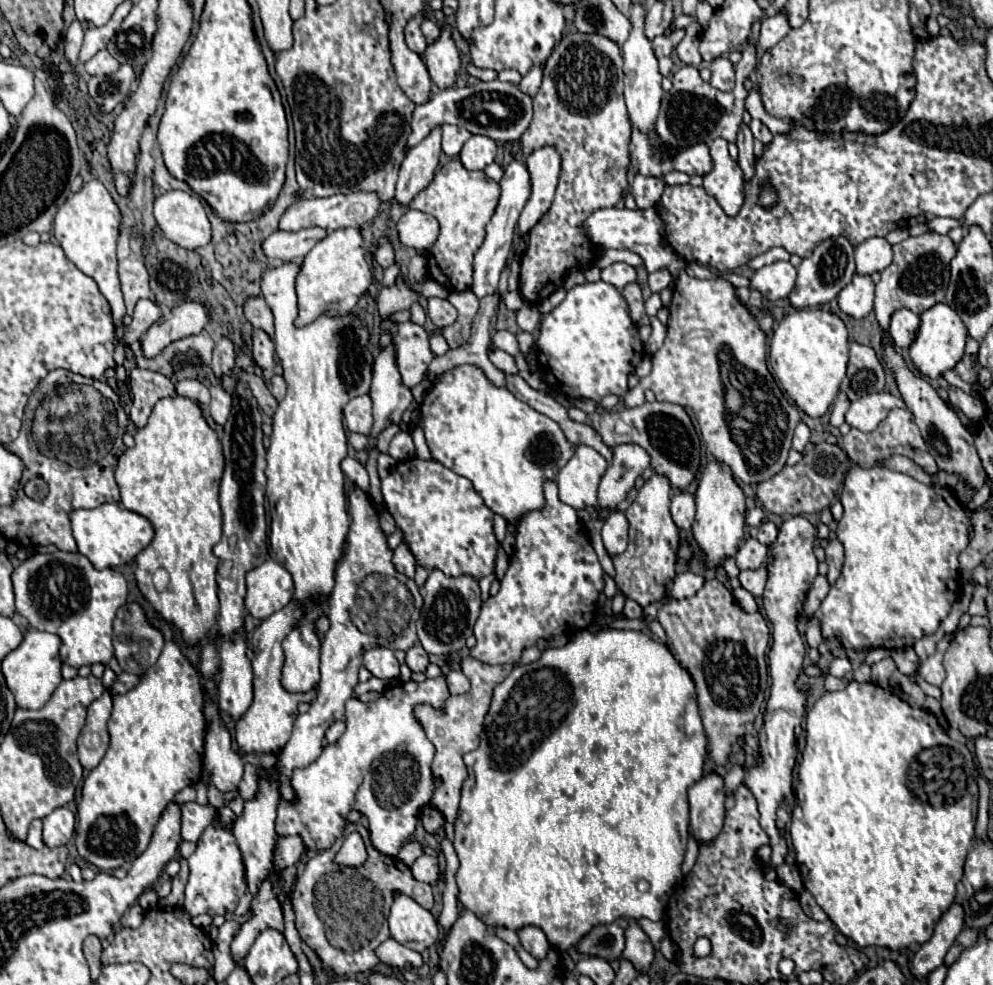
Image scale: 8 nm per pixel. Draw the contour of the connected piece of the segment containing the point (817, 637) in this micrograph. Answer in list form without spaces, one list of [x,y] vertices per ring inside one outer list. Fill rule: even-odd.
[[[816,615],[808,617],[808,623],[806,623],[806,643],[810,647],[818,647],[822,643],[822,629],[820,629],[820,619]]]

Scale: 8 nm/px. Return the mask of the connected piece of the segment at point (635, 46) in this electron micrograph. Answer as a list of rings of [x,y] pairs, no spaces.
[[[634,3],[632,5],[632,31],[628,41],[622,45],[624,53],[624,97],[626,97],[626,107],[628,115],[634,127],[638,127],[644,133],[650,133],[654,129],[658,111],[660,111],[660,101],[662,101],[662,75],[658,71],[658,59],[652,51],[652,41],[644,33],[644,21],[646,21],[646,5],[644,3]]]

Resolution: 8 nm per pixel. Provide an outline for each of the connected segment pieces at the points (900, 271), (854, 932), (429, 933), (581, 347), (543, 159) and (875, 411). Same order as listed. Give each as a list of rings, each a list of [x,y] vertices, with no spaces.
[[[924,233],[920,237],[908,237],[906,241],[892,247],[894,261],[882,271],[882,279],[876,283],[874,311],[882,329],[888,329],[890,315],[896,309],[910,309],[916,315],[944,301],[944,293],[950,281],[950,261],[956,257],[956,245],[950,237],[938,233]]]
[[[856,683],[842,691],[826,693],[820,697],[814,707],[806,713],[806,747],[802,753],[802,763],[798,769],[798,787],[796,787],[796,809],[792,813],[790,825],[790,839],[796,853],[795,863],[802,876],[804,887],[814,895],[816,903],[826,911],[830,921],[840,929],[842,935],[858,943],[860,947],[878,945],[888,947],[894,951],[908,949],[910,945],[926,943],[932,933],[934,925],[942,917],[942,913],[954,903],[956,885],[962,879],[964,859],[968,853],[968,845],[974,837],[974,817],[972,817],[972,801],[970,801],[970,787],[974,795],[974,757],[970,761],[970,751],[966,745],[954,741],[942,731],[936,719],[922,711],[922,717],[916,717],[912,707],[902,701],[892,690],[883,689],[874,683]]]
[[[404,893],[394,897],[388,923],[392,939],[414,951],[424,951],[432,947],[440,935],[438,923],[432,913]]]
[[[596,281],[572,287],[566,299],[558,307],[554,307],[548,315],[542,317],[540,335],[536,341],[536,357],[550,389],[570,395],[574,399],[600,401],[608,393],[622,397],[628,391],[628,375],[634,373],[636,365],[642,361],[644,343],[640,341],[638,329],[630,319],[628,303],[620,293],[620,289],[604,281]]]
[[[540,147],[526,157],[526,165],[532,177],[532,195],[520,215],[520,233],[528,233],[538,219],[550,209],[554,201],[554,191],[560,175],[560,153],[556,147]]]
[[[872,393],[864,395],[850,405],[846,411],[846,423],[860,431],[874,431],[880,421],[894,409],[894,407],[907,408],[902,399],[892,397],[890,393]]]

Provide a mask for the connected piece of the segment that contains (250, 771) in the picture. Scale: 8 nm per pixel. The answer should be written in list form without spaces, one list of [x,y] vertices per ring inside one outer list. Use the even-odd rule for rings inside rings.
[[[250,763],[244,767],[244,777],[238,785],[238,793],[242,795],[242,799],[250,799],[256,793],[256,771]]]

